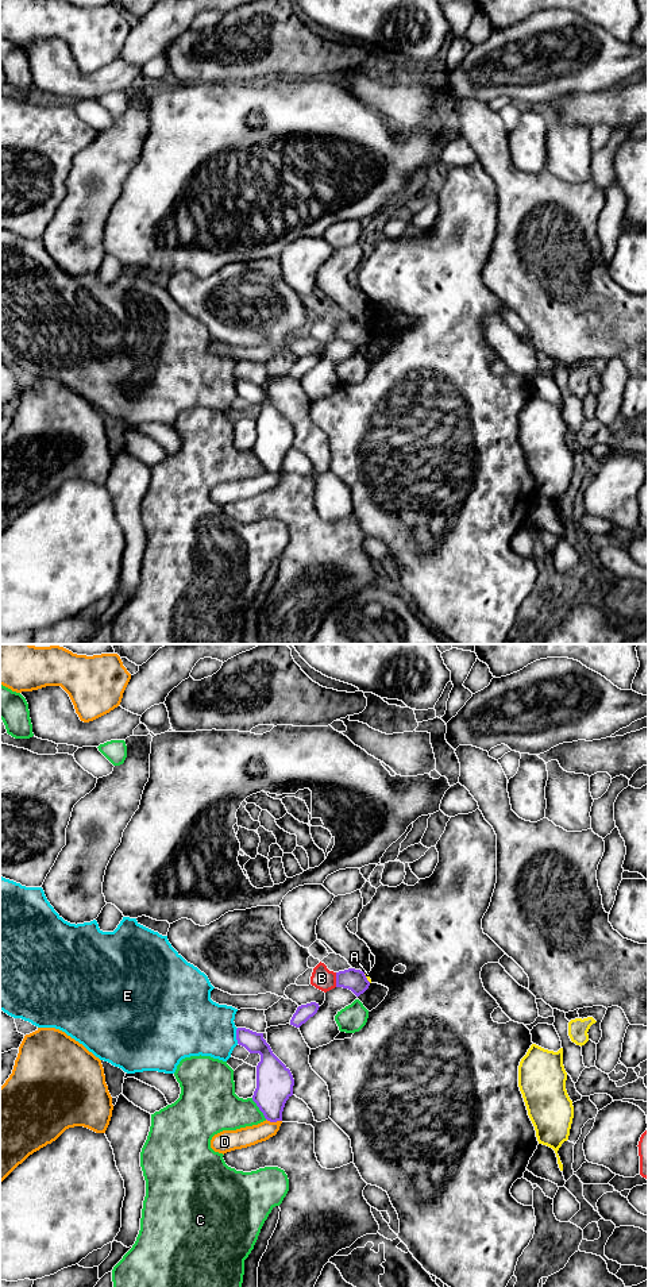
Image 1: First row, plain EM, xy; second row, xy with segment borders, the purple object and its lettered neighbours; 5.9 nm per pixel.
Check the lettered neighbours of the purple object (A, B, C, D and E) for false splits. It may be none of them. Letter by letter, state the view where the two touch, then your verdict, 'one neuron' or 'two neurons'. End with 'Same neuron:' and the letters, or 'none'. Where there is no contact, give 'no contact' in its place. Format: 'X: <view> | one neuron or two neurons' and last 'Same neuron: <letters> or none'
A: xy | two neurons
B: xy | two neurons
C: xy | two neurons
D: xy | two neurons
E: xy | two neurons
Same neuron: none

